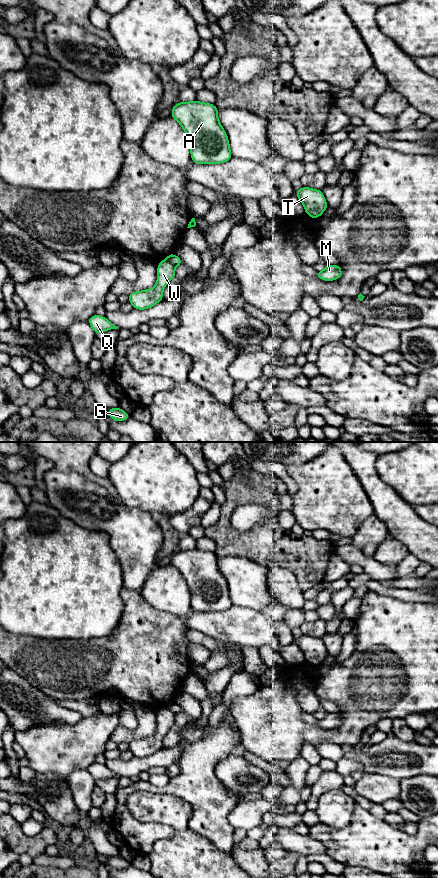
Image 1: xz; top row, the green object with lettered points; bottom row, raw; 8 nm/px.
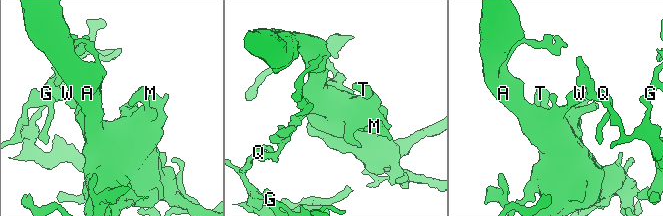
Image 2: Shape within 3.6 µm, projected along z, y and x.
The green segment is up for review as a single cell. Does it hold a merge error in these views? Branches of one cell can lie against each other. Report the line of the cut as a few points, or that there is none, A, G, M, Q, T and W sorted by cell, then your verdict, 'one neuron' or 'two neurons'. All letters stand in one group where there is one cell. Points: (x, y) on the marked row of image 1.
xz (164, 259), (175, 266) | A M T / G Q W | two neurons

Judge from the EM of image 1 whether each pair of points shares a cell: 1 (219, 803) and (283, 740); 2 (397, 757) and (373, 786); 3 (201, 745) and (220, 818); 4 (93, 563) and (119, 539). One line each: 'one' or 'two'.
1: two
2: two
3: one
4: two

